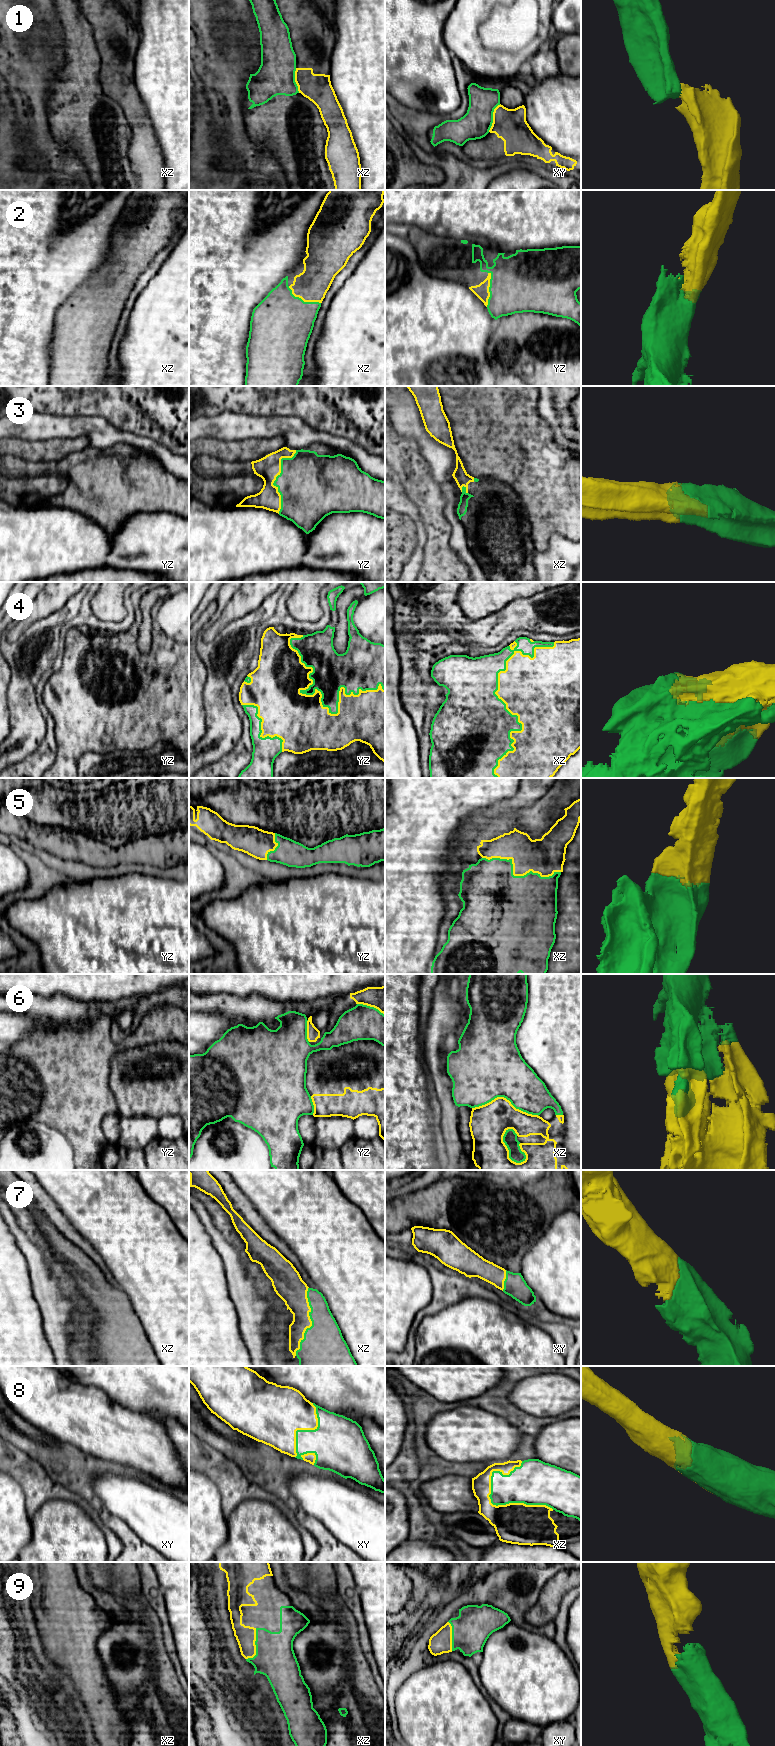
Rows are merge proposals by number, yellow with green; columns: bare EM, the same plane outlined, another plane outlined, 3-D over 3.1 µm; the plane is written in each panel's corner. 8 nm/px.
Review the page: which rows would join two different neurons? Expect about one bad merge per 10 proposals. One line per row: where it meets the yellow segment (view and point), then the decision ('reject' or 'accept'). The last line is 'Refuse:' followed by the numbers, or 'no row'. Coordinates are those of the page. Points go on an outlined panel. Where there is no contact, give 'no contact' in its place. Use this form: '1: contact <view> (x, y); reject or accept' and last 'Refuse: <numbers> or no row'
1: contact xy (493, 117); reject
2: contact xz (303, 300); accept
3: contact yz (275, 478); accept
4: contact yz (321, 703); accept
5: contact xz (515, 875); accept
6: contact xz (507, 1148); accept
7: contact xz (311, 1322); accept
8: contact xz (507, 1504); accept
9: contact xz (255, 1646); accept
Refuse: 1

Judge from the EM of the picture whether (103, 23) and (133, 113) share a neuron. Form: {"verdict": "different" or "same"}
{"verdict": "same"}

